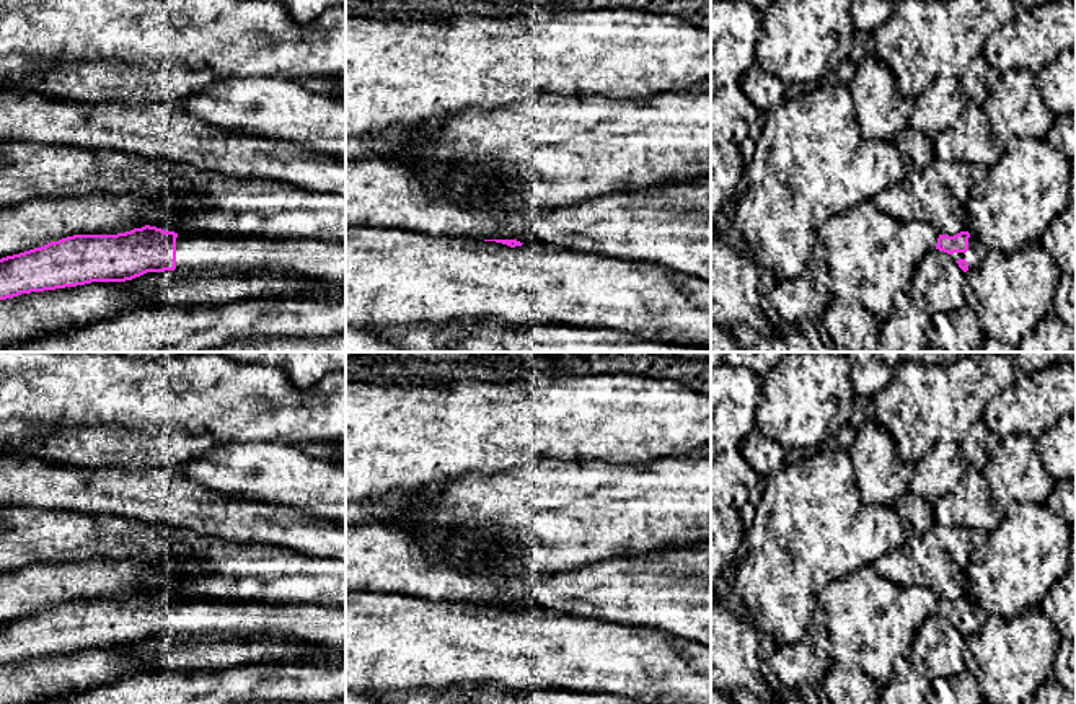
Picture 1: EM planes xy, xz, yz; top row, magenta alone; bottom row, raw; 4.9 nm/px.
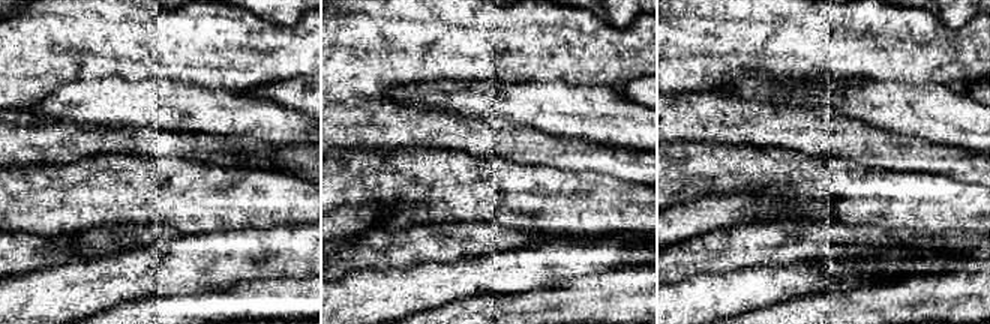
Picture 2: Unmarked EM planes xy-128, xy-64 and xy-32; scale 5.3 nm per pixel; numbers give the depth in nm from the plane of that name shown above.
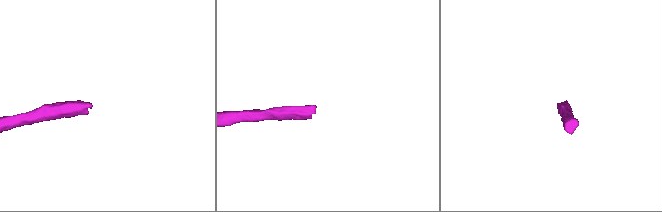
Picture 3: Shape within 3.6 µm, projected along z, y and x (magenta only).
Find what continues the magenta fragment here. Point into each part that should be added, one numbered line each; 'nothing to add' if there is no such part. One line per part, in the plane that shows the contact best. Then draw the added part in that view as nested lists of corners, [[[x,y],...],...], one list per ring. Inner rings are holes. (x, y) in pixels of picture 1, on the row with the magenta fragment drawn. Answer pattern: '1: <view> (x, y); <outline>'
1: xy (194, 251); [[[178,233],[178,271],[298,272],[308,279],[346,279],[346,243],[272,241],[209,233]]]

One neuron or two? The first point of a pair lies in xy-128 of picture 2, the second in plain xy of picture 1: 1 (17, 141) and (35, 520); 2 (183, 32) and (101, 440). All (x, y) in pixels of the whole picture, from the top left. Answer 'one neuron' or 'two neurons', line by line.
1: two neurons
2: two neurons

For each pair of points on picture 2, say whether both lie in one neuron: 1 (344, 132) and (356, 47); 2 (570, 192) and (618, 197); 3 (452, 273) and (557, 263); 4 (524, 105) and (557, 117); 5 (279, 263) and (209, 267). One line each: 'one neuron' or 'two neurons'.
1: two neurons
2: one neuron
3: one neuron
4: one neuron
5: one neuron

